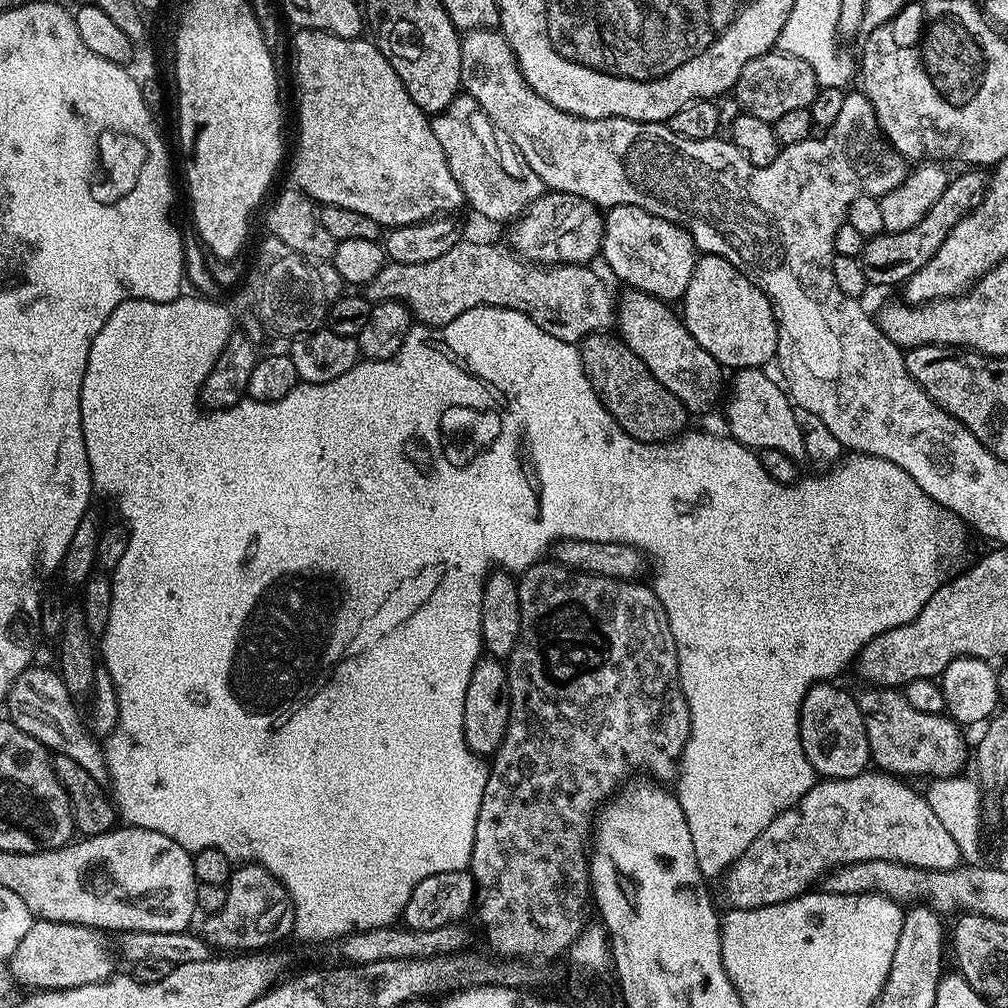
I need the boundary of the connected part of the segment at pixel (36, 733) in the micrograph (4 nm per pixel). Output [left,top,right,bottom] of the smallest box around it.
[6,666,108,780]

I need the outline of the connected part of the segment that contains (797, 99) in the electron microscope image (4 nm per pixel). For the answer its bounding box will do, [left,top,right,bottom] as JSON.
[734,50,818,122]

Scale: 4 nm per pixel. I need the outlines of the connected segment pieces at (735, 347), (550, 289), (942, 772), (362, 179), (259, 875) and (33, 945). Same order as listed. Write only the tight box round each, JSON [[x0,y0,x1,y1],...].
[[682,254,780,369],[366,239,617,345],[856,686,970,778],[290,28,465,230],[202,864,296,954],[6,918,118,992]]

